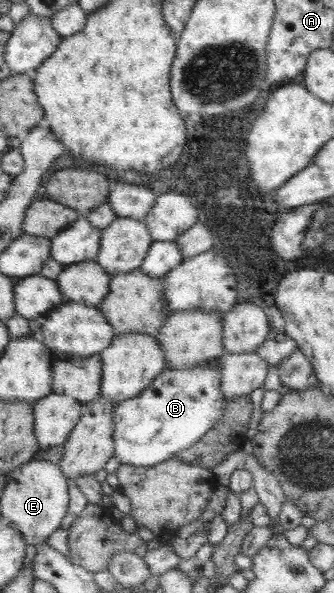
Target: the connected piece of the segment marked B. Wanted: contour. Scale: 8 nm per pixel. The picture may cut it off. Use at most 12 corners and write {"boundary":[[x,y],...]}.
{"boundary":[[218,360],[114,406],[114,456],[153,467],[225,416]]}

